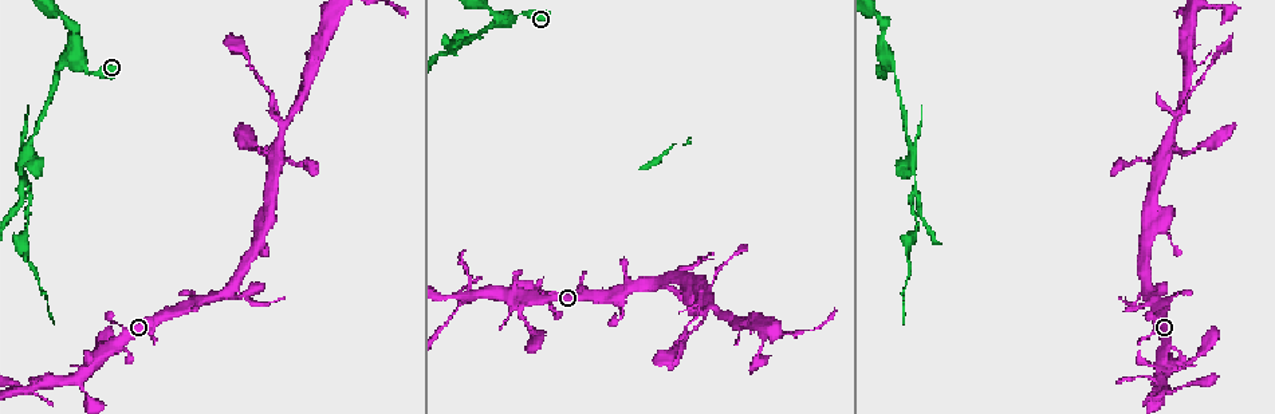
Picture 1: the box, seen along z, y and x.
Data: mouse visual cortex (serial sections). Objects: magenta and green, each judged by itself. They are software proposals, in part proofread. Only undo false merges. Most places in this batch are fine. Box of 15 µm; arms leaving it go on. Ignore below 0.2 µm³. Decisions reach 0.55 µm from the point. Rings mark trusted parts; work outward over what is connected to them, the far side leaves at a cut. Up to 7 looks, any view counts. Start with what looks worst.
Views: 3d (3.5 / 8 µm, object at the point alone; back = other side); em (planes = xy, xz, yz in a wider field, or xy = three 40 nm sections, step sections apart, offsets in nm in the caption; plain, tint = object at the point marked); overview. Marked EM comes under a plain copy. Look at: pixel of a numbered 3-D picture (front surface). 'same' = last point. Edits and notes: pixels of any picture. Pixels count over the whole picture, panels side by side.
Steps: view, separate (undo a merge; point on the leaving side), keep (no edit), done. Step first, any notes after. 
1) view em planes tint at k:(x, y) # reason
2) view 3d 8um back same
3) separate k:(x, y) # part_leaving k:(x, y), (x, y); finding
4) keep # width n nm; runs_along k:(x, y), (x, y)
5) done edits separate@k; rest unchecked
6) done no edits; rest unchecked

view 3d 3.5um at 1:(505, 20) # a fork

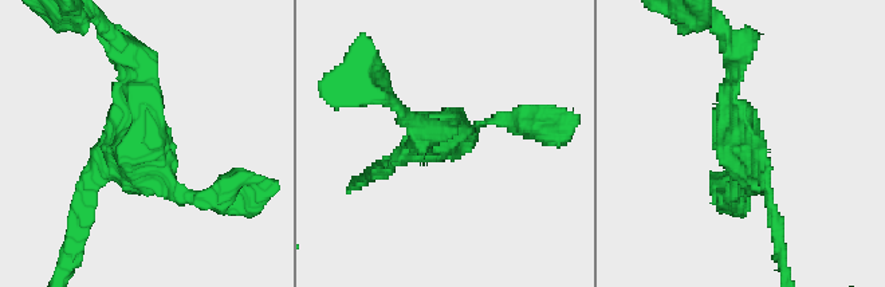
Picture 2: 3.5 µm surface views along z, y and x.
view em xy step 1 tint at 2:(442, 142)

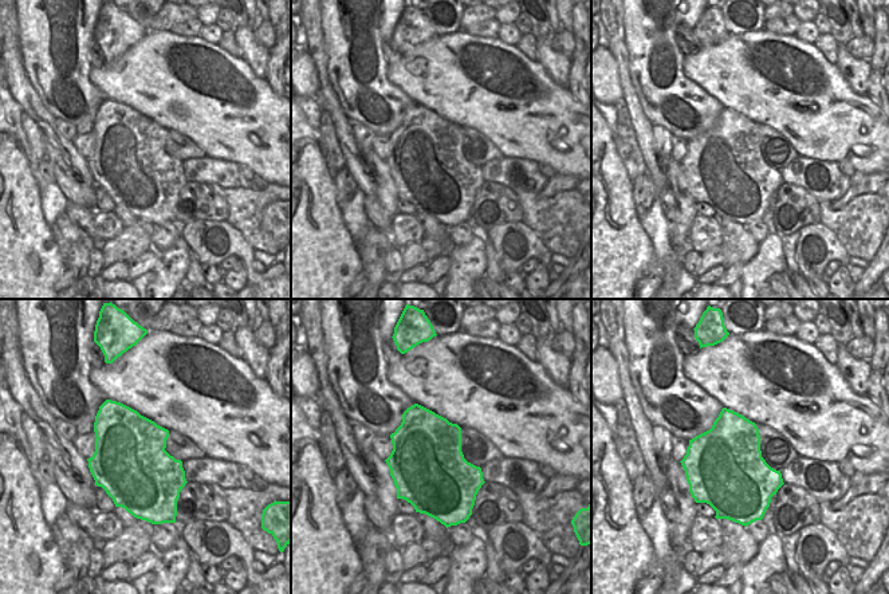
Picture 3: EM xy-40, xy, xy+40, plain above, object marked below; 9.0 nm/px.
keep # runs_along 2:(516, 120), (487, 120), (376, 168); one cell here

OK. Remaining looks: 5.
view 3d 3.5um at 1:(914, 178) # narrows sharply

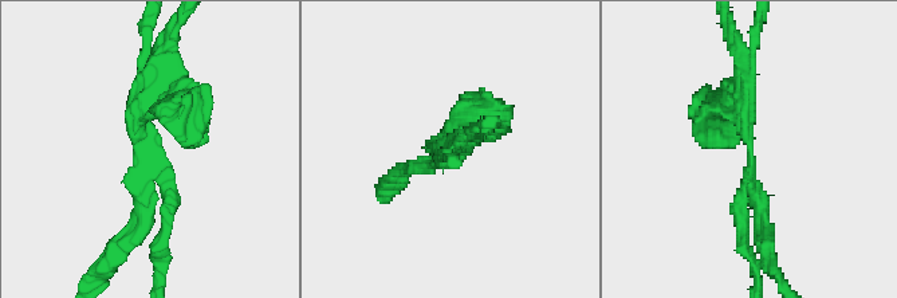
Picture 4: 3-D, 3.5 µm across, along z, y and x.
view em xy step 1 tint at 4:(750, 157)

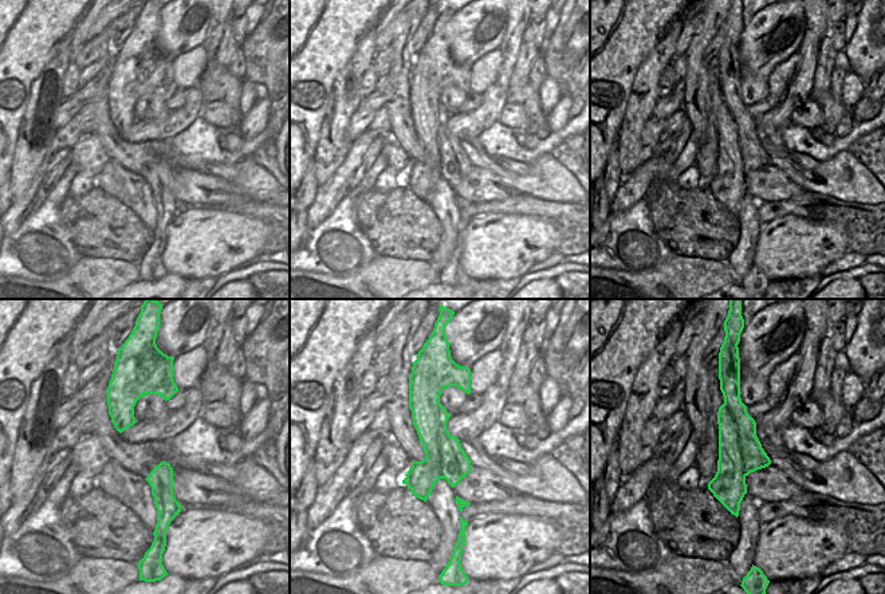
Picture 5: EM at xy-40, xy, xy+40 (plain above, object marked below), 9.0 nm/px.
separate 4:(168, 222) # a second cell is stuck on

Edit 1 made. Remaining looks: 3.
view overview # see it whole again

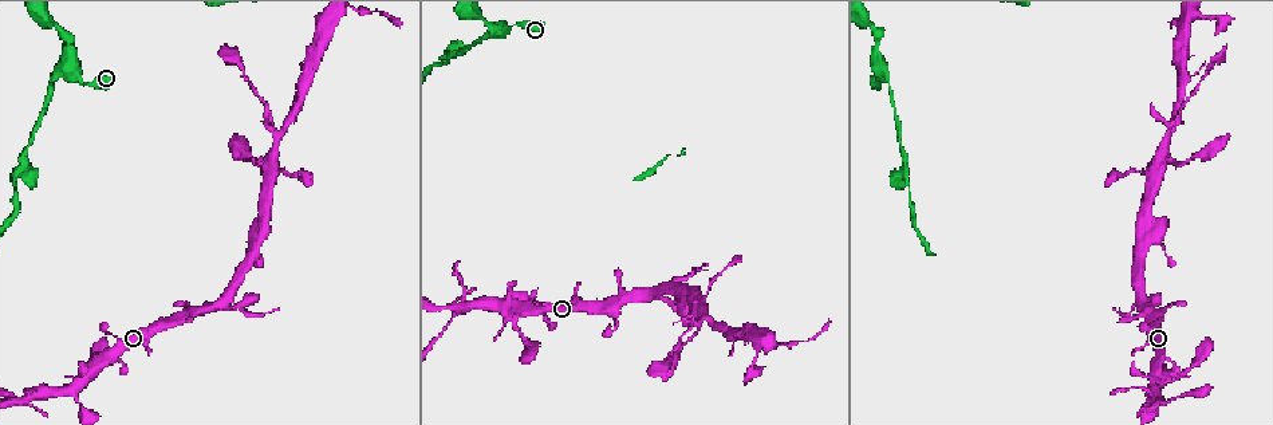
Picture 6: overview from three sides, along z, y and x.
view 3d 3.5um back at 6:(27, 402) # calibre changes

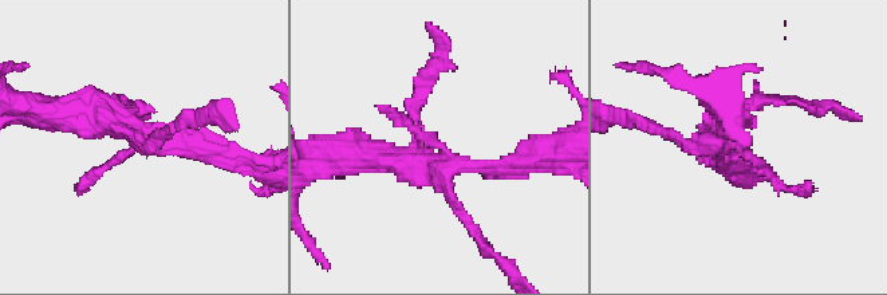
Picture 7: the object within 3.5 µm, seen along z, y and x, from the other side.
view em xy step 3 tint at 7:(139, 135) # shape alone is not enough

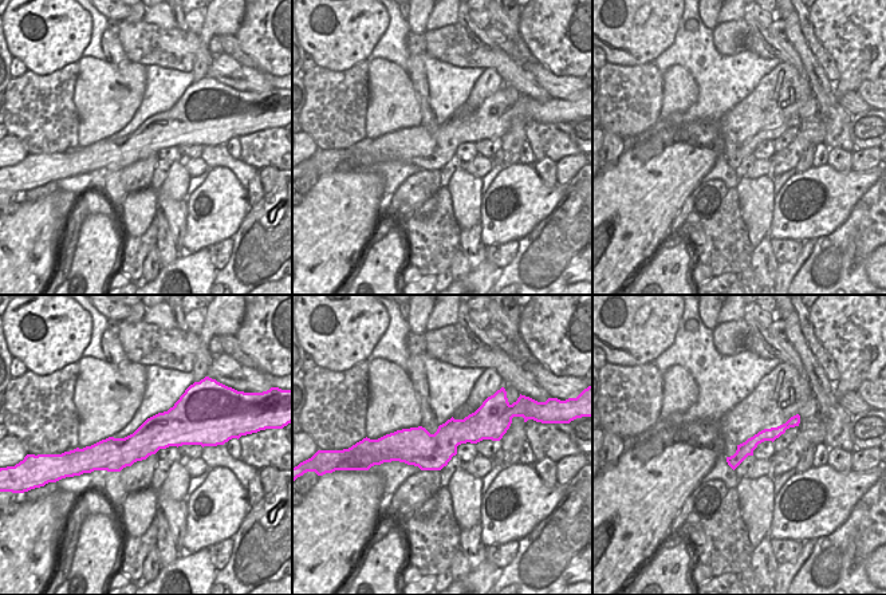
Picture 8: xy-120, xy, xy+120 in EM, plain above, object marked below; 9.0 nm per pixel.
keep # runs_along 7:(54, 111), (219, 157); one cell here

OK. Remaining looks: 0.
done edits separate@4; rest unchecked

